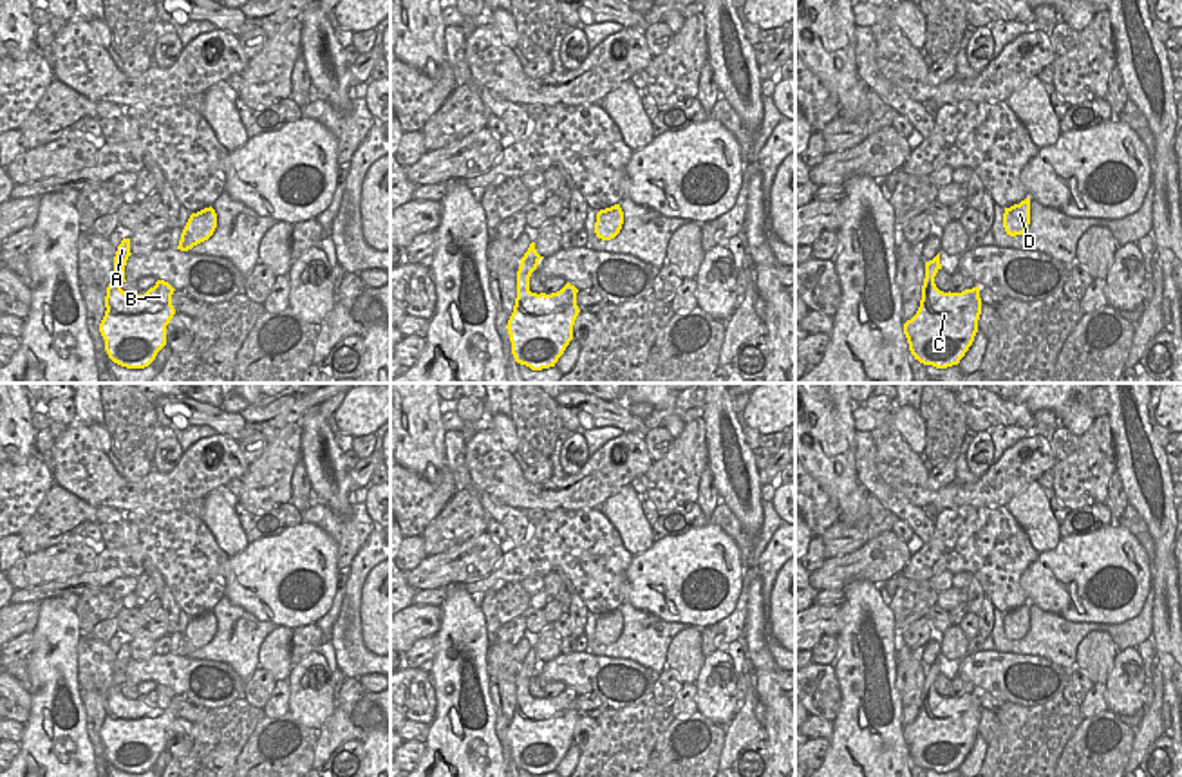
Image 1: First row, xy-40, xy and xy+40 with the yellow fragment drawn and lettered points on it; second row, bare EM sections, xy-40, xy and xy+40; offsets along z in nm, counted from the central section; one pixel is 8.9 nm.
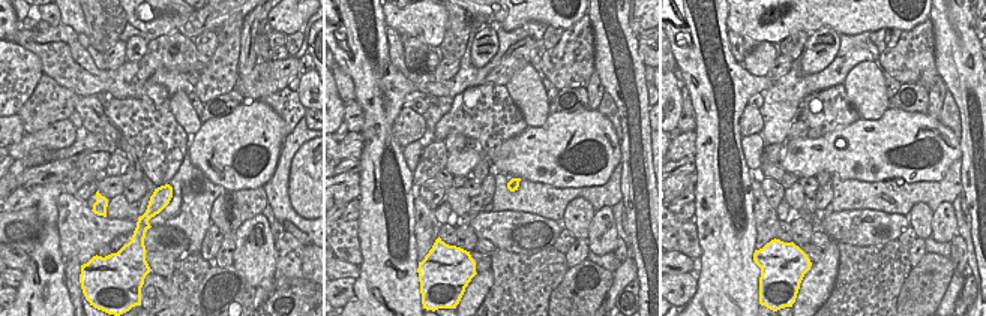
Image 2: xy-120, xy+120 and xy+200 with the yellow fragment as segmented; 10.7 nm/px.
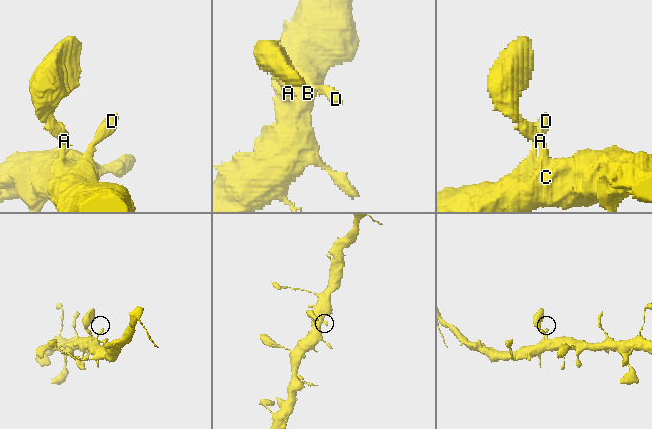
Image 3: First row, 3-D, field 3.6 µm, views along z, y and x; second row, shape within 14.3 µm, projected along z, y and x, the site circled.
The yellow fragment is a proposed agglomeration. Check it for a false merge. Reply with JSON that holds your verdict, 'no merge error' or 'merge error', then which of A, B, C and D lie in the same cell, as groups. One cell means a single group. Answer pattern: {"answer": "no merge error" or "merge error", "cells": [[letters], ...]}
{"answer": "no merge error", "cells": [["A", "B", "C", "D"]]}

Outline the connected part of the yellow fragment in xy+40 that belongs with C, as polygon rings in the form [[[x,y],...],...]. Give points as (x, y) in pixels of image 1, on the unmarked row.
[[[940,658],[925,667],[922,705],[916,719],[904,728],[909,755],[924,770],[958,770],[974,746],[981,719],[980,690],[962,697],[943,697],[934,681],[942,674]]]

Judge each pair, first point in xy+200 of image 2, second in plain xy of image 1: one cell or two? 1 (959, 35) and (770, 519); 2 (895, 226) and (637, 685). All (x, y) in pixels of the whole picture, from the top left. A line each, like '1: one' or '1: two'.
1: two
2: one

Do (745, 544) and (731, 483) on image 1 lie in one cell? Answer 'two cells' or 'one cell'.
two cells

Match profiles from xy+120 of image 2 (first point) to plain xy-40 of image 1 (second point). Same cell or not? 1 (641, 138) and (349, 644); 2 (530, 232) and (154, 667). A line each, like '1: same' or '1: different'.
1: different
2: same

